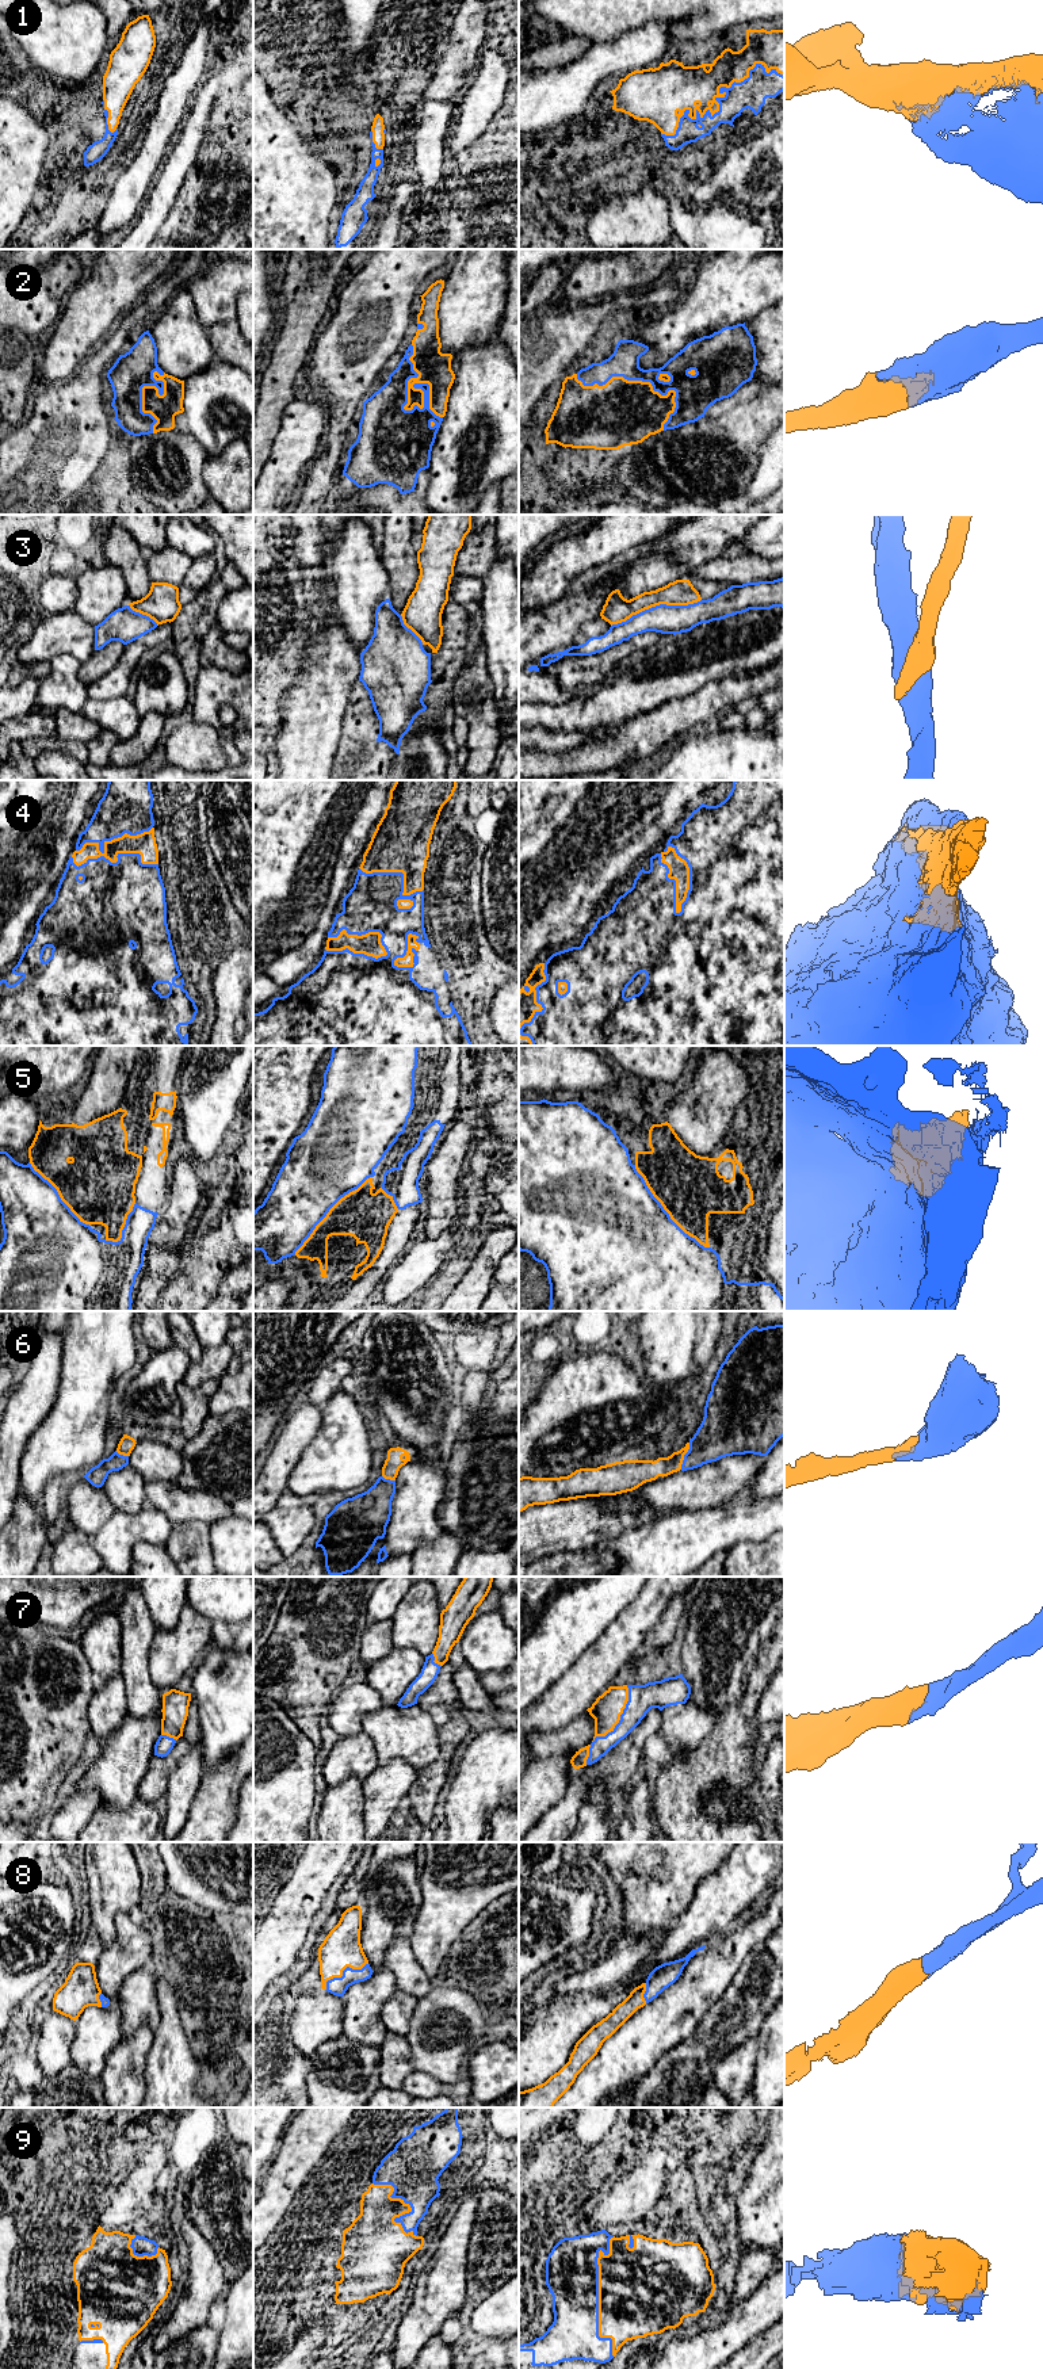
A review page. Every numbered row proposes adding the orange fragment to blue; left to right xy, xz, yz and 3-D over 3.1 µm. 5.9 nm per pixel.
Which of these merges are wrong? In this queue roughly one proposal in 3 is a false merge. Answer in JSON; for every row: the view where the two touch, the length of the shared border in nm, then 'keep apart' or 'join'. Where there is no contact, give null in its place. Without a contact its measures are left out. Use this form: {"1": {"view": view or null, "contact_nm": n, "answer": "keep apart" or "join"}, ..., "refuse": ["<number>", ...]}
{"1": {"view": "yz", "contact_nm": 800, "answer": "join"}, "2": {"view": "xz", "contact_nm": 480, "answer": "join"}, "3": {"view": "yz", "contact_nm": 550, "answer": "keep apart"}, "4": {"view": "xy", "contact_nm": 500, "answer": "join"}, "5": {"view": "yz", "contact_nm": 650, "answer": "keep apart"}, "6": {"view": "yz", "contact_nm": 170, "answer": "join"}, "7": {"view": "yz", "contact_nm": 400, "answer": "join"}, "8": {"view": "xz", "contact_nm": 300, "answer": "join"}, "9": {"view": "yz", "contact_nm": 700, "answer": "join"}, "refuse": ["3", "5"]}

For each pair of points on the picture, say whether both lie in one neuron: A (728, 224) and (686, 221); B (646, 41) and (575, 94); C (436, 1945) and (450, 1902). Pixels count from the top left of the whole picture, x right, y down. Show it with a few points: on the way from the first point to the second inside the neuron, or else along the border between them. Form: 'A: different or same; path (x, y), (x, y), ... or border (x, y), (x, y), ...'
A: same; path (717, 224), (696, 221)
B: same; path (629, 52), (618, 58), (608, 60), (592, 76)
C: same; path (436, 1934), (436, 1928), (444, 1913)

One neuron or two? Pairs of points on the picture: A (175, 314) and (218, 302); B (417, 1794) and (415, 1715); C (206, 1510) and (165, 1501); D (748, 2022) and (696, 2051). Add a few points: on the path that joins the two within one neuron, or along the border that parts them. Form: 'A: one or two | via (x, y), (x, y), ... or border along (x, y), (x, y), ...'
A: two | border along (186, 287), (193, 300), (197, 318), (206, 329)
B: two | border along (438, 1746), (438, 1757), (417, 1772)
C: one | via (197, 1506), (175, 1506)
D: one | via (736, 2022), (729, 2022), (709, 2043)

